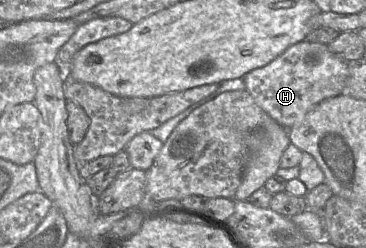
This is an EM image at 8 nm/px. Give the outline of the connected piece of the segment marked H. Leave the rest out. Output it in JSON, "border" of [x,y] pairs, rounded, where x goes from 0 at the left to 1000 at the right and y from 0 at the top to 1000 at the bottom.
{"border":[[[828,161],[730,262],[669,298],[664,323],[697,411],[790,524],[874,411],[940,375],[954,306],[956,254],[915,226],[896,181]]]}

